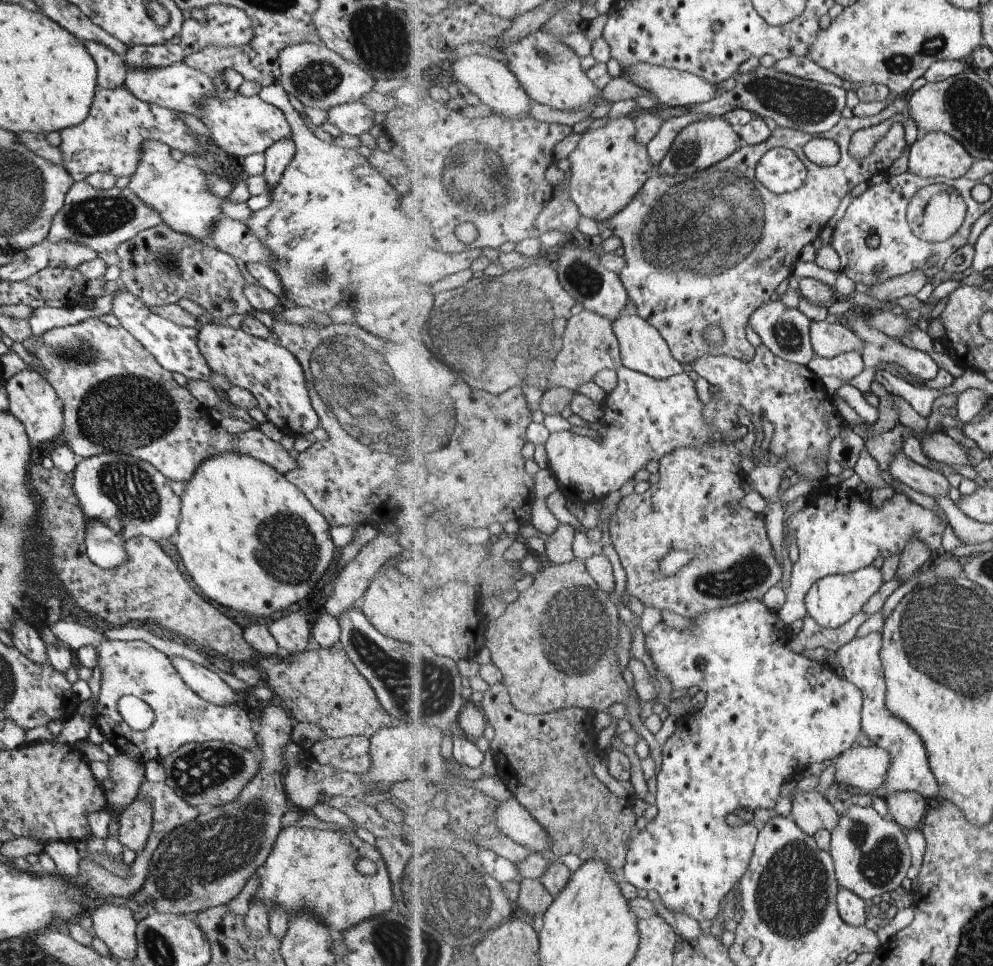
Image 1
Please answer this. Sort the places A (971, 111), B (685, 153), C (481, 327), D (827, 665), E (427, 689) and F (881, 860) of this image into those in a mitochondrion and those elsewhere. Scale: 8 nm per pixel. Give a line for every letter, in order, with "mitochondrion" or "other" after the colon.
A: mitochondrion
B: mitochondrion
C: mitochondrion
D: other
E: mitochondrion
F: mitochondrion

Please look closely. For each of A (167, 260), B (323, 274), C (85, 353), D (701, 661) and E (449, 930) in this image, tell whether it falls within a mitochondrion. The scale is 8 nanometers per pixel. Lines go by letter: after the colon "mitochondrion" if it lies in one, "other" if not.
A: mitochondrion
B: mitochondrion
C: mitochondrion
D: mitochondrion
E: mitochondrion

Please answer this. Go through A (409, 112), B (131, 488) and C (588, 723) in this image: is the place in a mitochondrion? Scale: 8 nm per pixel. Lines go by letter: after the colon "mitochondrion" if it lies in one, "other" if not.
A: other
B: mitochondrion
C: other

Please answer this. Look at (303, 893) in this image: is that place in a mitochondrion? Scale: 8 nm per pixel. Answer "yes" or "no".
yes

